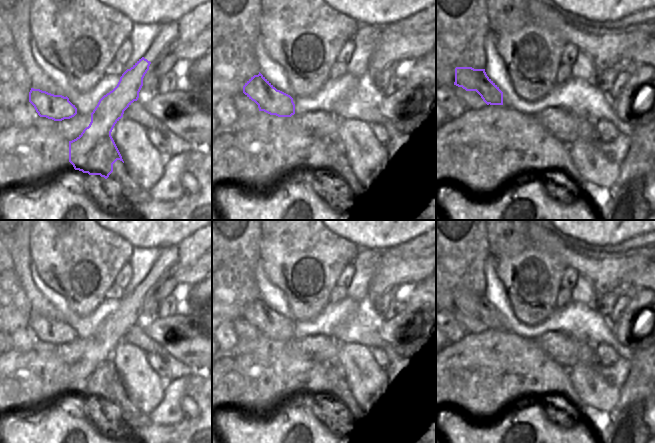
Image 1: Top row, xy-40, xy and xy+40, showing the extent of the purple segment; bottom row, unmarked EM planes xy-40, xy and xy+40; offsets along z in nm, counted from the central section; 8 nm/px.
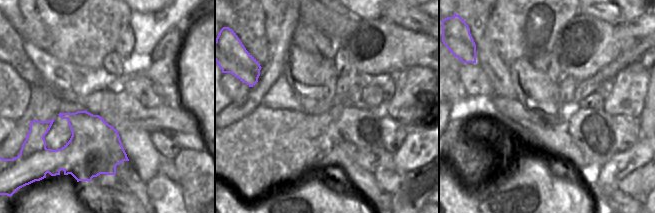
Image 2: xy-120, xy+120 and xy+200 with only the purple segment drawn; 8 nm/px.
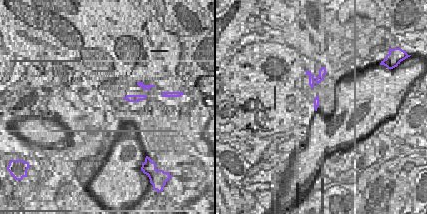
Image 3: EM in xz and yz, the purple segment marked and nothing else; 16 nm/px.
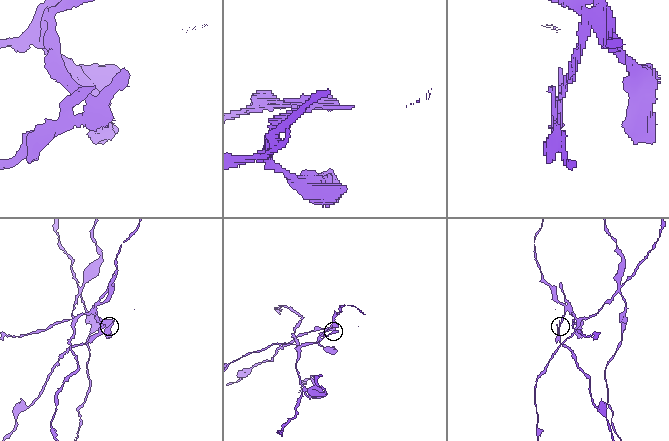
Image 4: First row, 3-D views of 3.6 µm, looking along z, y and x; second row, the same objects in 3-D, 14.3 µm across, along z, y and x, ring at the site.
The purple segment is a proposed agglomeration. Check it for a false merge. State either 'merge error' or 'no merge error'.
merge error

